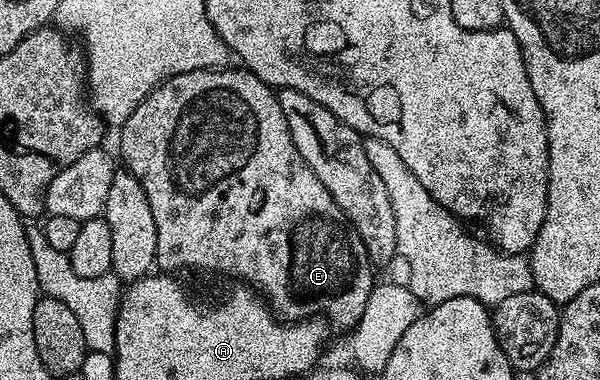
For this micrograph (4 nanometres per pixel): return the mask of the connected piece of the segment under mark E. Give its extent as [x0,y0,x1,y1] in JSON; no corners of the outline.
[118,66,376,330]

